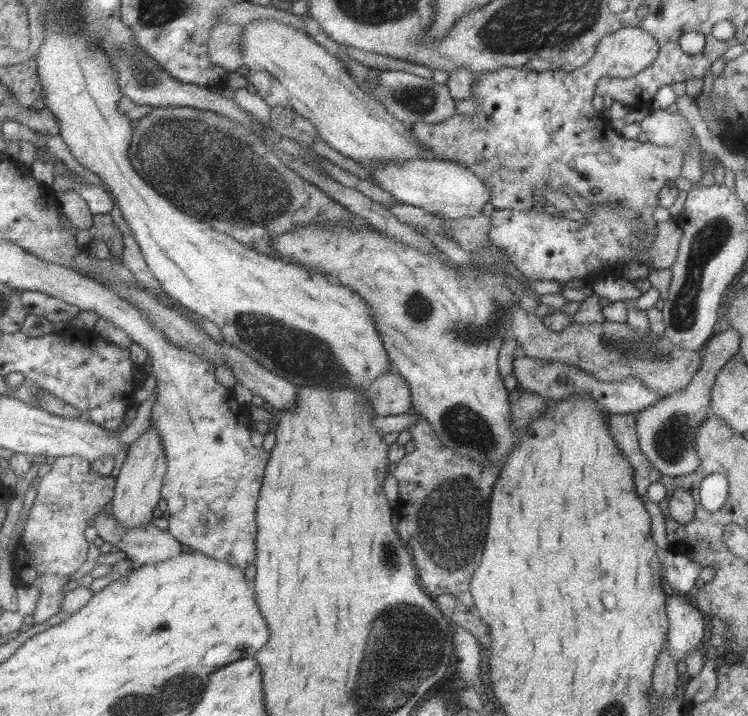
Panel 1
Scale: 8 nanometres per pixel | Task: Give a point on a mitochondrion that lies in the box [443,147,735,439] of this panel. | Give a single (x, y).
(708, 241)

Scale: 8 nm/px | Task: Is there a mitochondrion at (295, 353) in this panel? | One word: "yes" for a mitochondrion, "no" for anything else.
yes

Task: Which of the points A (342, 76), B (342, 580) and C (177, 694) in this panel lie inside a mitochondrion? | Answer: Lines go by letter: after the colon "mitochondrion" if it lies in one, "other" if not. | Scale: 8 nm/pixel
A: other
B: other
C: mitochondrion

